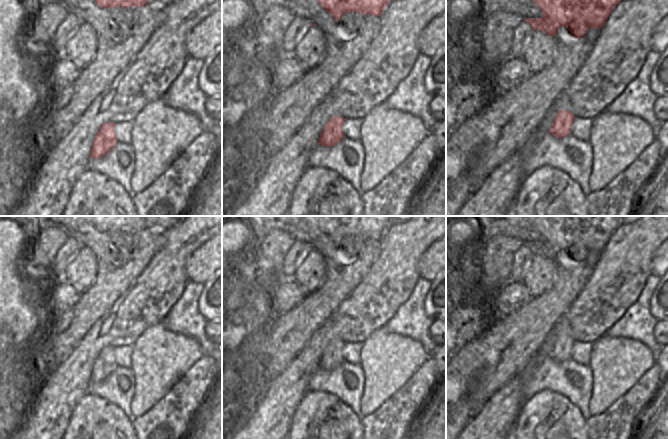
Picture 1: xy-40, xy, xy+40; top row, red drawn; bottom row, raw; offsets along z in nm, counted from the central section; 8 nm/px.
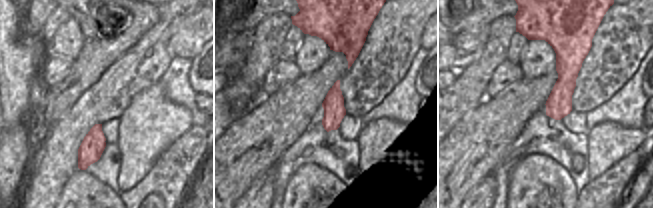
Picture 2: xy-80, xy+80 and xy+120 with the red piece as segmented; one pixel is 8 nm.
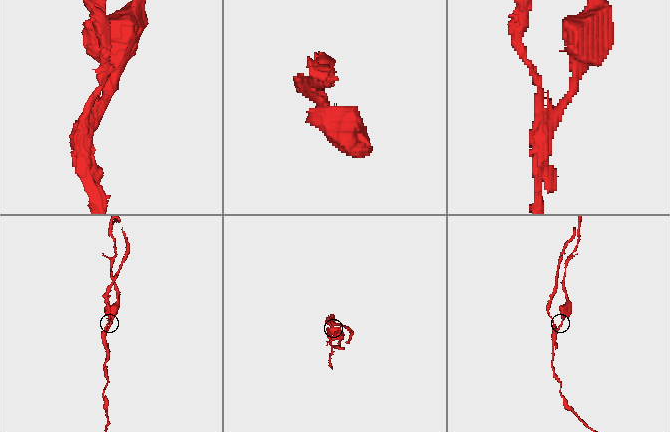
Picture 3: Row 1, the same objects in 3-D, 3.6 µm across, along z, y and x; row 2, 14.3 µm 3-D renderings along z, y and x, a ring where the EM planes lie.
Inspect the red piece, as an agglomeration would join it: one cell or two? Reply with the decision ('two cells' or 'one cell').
two cells

